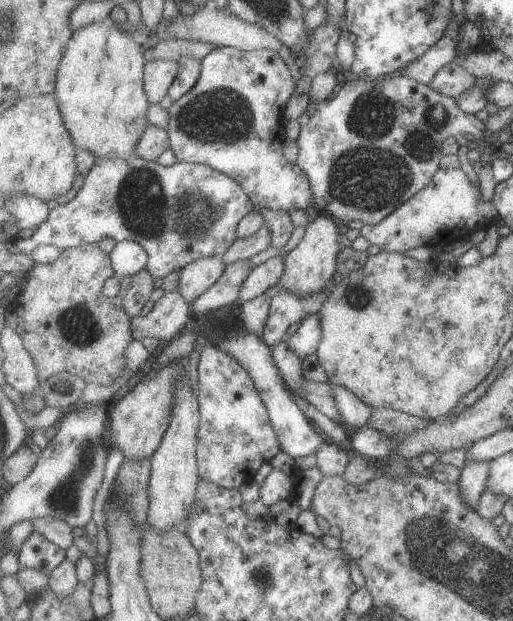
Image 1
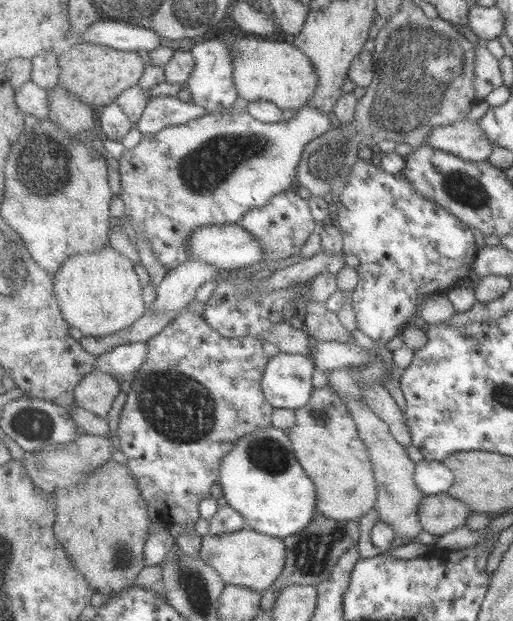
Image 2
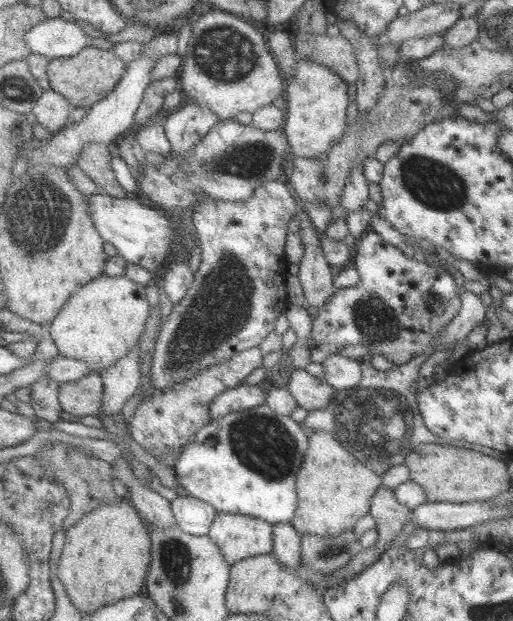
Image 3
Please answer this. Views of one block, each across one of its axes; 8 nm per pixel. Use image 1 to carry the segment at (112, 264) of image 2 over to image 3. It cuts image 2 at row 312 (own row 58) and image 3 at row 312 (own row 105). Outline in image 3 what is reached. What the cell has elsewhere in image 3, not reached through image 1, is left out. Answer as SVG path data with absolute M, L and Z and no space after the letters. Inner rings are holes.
M103 273L69 298L67 305L52 321L50 334L60 354L87 362L92 373L101 374L125 359L139 345L146 332L152 308L148 300L148 286L125 276Z

